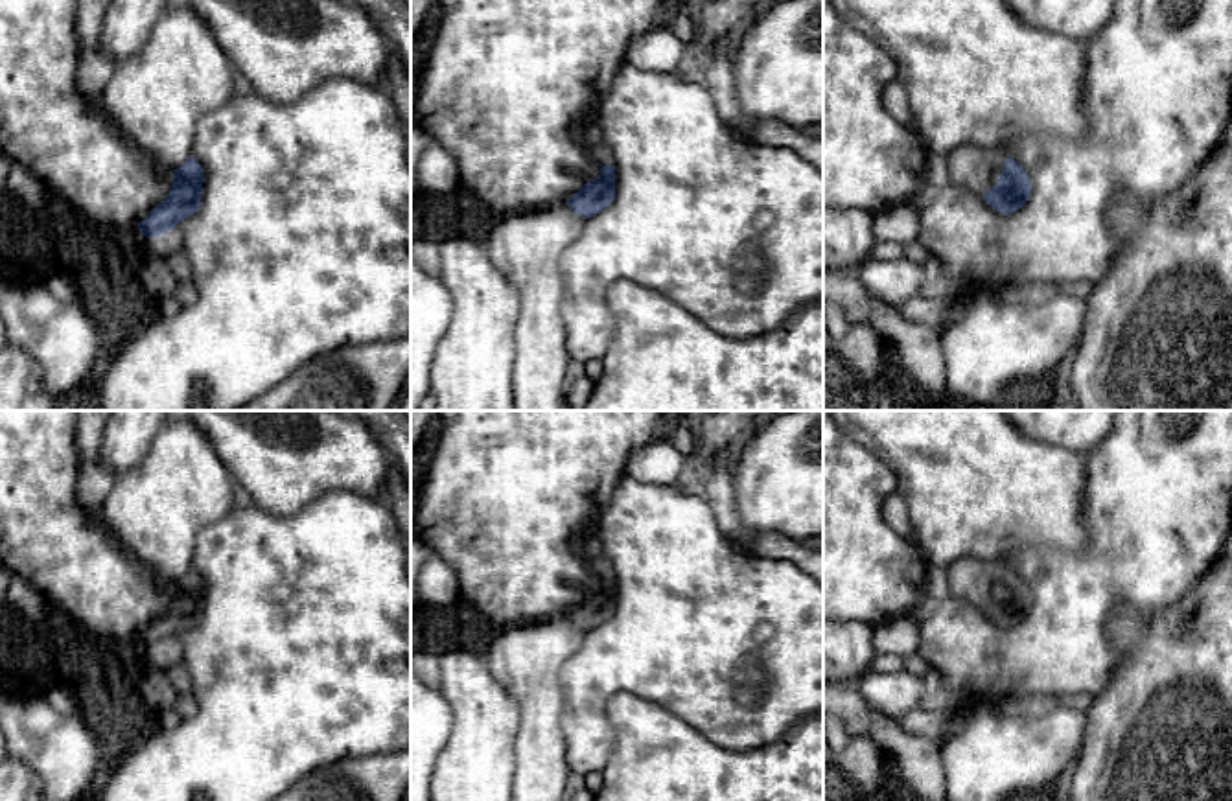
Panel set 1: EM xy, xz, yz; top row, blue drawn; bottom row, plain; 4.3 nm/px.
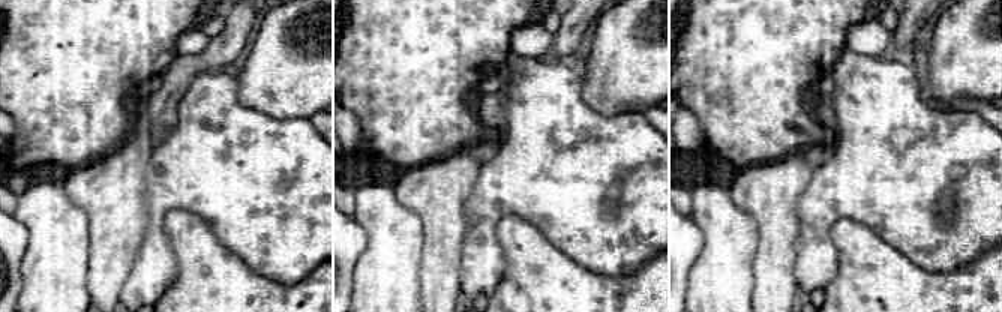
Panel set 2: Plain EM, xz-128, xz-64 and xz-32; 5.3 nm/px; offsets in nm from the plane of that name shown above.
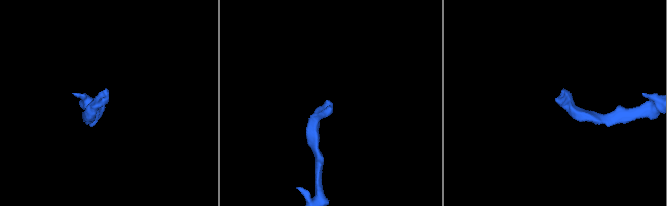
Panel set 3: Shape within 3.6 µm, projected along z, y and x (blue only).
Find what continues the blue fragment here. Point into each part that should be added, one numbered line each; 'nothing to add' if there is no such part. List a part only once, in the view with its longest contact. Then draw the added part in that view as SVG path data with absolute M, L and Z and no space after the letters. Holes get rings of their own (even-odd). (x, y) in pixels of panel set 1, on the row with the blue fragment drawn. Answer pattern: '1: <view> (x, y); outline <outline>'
1: yz (976, 168); outline M958 145L945 157L937 158L936 164L943 179L985 195L996 184L1005 158L1007 155L1000 149Z

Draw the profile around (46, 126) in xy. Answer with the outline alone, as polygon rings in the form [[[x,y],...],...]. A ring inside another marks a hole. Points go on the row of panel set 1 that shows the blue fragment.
[[[0,0],[0,151],[88,221],[109,228],[138,226],[173,184],[105,114],[96,114],[77,87],[81,57],[77,0]]]

